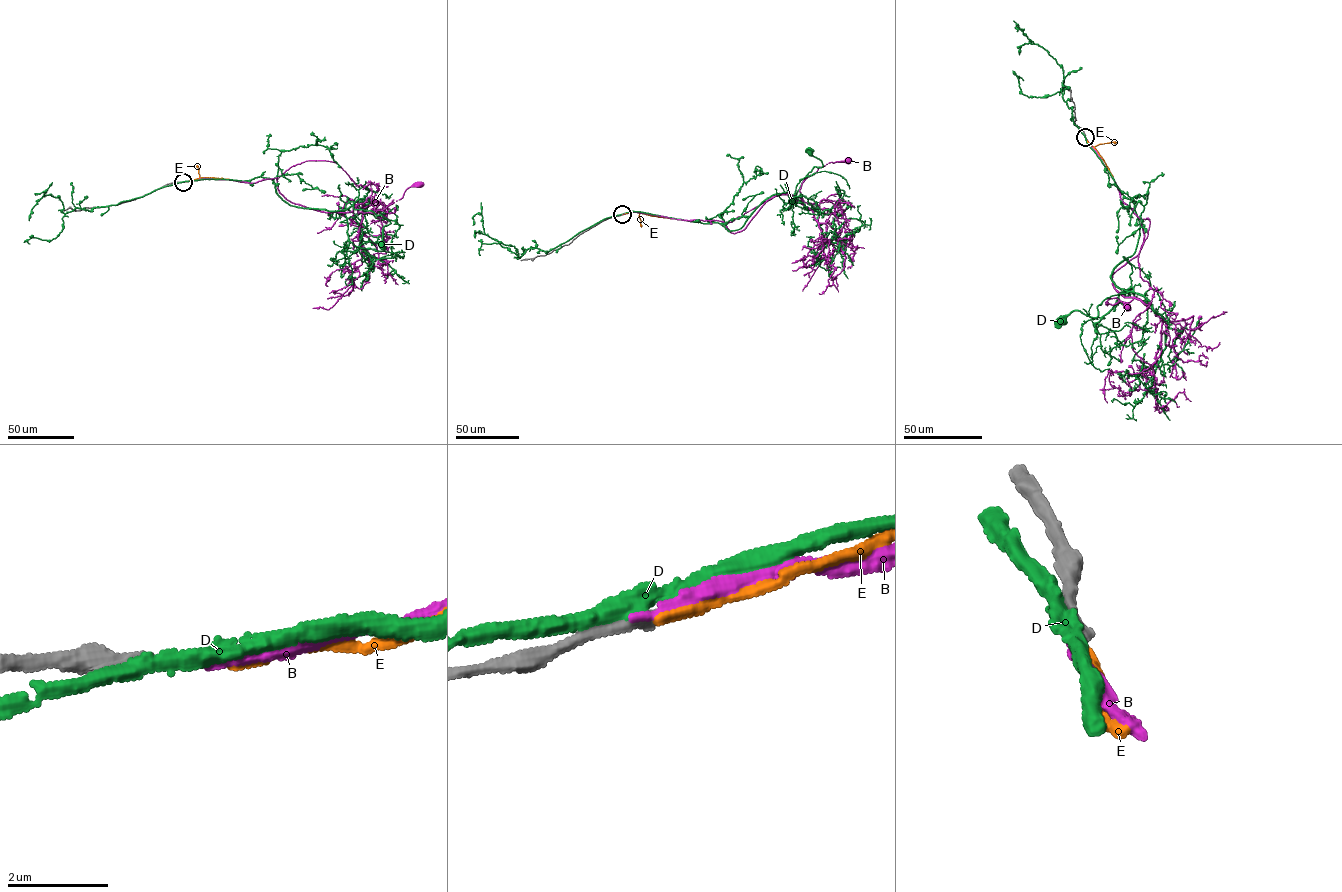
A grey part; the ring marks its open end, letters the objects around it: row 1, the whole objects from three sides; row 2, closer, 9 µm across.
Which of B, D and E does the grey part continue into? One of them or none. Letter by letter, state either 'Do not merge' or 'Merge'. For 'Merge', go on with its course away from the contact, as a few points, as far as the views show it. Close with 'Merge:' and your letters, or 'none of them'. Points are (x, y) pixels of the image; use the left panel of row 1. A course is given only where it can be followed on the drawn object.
B: Do not merge
D: Do not merge
E: Do not merge
Merge: none of them

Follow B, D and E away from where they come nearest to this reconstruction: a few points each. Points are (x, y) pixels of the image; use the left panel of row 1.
B: (182, 182), (276, 177), (278, 191), (295, 204), (327, 212), (355, 206), (358, 214), (382, 210), (419, 184)
D: (181, 182), (269, 178), (289, 205), (335, 211), (353, 205), (381, 215), (391, 223), (383, 227), (382, 244)
E: (182, 182), (202, 177), (229, 179)

